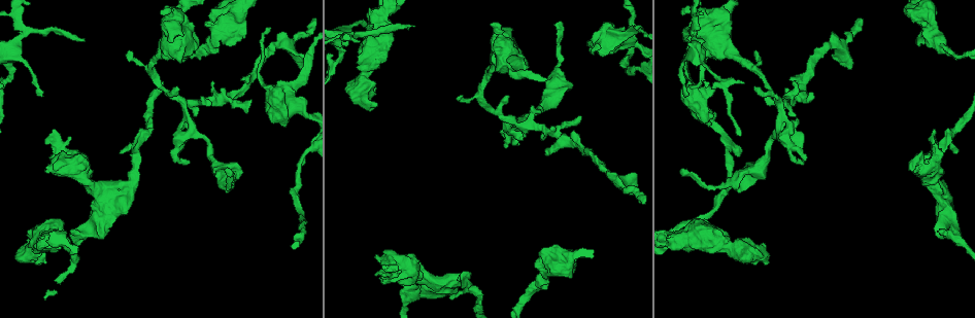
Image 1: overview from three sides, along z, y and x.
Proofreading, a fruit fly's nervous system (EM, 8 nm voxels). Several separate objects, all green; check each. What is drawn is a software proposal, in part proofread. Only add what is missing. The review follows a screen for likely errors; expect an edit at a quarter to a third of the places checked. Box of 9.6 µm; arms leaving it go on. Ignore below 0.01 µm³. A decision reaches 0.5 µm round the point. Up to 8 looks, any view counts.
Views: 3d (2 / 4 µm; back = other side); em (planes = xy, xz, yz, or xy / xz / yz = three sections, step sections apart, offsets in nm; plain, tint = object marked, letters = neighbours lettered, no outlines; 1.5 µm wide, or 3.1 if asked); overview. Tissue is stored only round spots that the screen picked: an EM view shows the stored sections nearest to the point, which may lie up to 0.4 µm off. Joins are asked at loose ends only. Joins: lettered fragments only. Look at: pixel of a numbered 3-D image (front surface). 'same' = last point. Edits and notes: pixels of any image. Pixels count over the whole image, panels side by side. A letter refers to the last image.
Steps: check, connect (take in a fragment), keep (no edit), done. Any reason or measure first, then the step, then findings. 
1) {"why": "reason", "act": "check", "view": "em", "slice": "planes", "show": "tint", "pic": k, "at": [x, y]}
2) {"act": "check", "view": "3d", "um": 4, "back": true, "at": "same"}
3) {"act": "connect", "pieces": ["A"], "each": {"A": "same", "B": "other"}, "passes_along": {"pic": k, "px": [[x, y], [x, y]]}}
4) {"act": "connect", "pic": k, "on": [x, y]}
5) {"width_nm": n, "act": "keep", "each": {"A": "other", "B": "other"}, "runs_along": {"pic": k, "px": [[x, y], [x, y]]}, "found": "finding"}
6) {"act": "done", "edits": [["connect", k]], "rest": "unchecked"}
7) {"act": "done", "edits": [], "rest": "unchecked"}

{"why": "branch stops here", "act": "check", "view": "3d", "um": 4, "pic": 1, "at": [210, 102]}

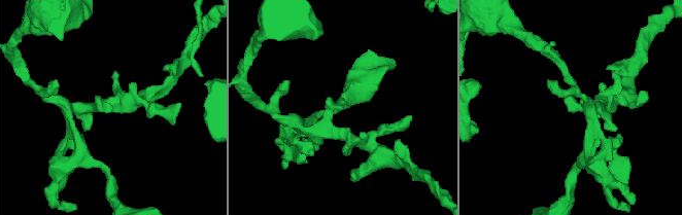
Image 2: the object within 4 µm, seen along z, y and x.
{"why": "need the tissue", "act": "check", "view": "em", "slice": "yz", "step": 8, "show": "tint", "pic": 2, "at": [343, 109]}

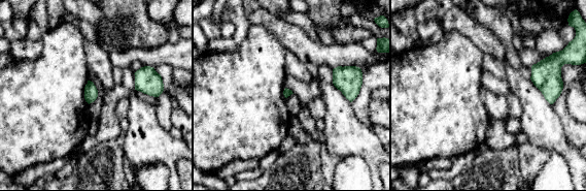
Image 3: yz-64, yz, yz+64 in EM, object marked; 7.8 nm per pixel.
{"act": "check", "view": "em", "slice": "planes", "show": "letters", "at": "same"}

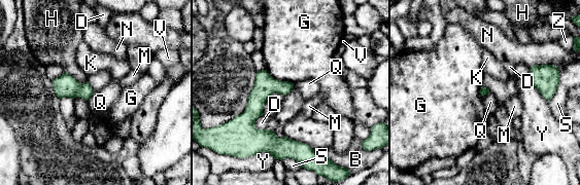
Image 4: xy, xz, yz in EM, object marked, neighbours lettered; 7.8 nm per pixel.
{"act": "keep", "each": {"B": "other", "D": "other", "G": "other", "H": "other", "K": "other", "M": "other", "N": "other", "Q": "other", "S": "other", "V": "other", "Y": "other", "Z": "other"}, "border": {"pic": 4, "px": [[94, 91], [88, 101]]}, "found": "none of them fits"}

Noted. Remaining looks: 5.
{"why": "thin end", "act": "check", "view": "3d", "um": 2, "pic": 1, "at": [462, 95]}

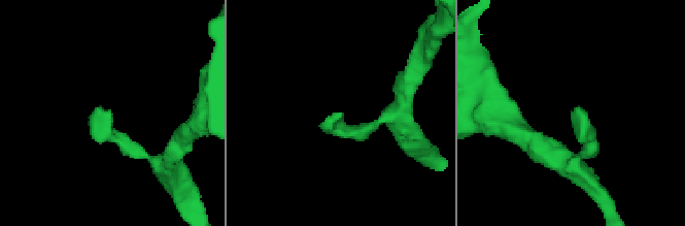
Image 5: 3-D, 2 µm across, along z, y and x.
{"act": "check", "view": "em", "slice": "xy", "step": 8, "show": "letters", "pic": 5, "at": [337, 113]}

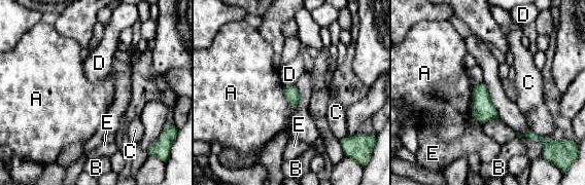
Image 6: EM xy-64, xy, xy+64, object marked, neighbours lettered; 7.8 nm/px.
{"act": "check", "view": "em", "slice": "planes", "show": "letters", "at": "same"}

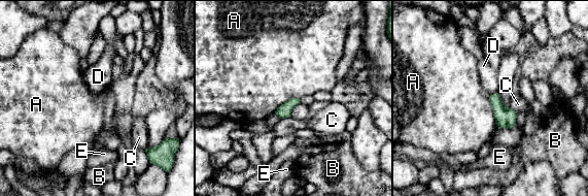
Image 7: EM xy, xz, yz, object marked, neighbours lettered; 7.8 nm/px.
{"act": "keep", "each": {"A": "other", "B": "other", "C": "other", "D": "other", "E": "other"}, "border": {"pic": 7, "px": [[489, 95], [496, 124]]}, "found": "none of them fits"}

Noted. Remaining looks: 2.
{"why": "branch stops here", "act": "check", "view": "em", "slice": "planes", "show": "letters", "pic": 1, "at": [82, 39]}

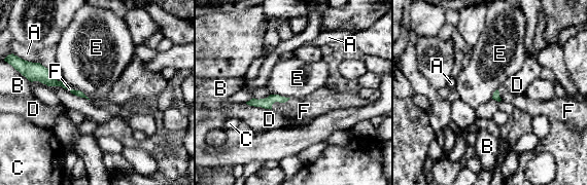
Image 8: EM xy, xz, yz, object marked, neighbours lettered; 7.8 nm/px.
{"longest_contact_nm": ["D", 220], "act": "connect", "pieces": ["F"], "each": {"A": "other", "B": "other", "C": "other", "D": "other", "E": "other", "F": "same"}, "passes_along": {"pic": 8, "px": [[266, 103], [279, 102], [304, 111]]}, "found": "the neuron continues"}

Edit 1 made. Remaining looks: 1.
{"act": "done", "edits": [["connect", 8]], "rest": "unchecked"}

